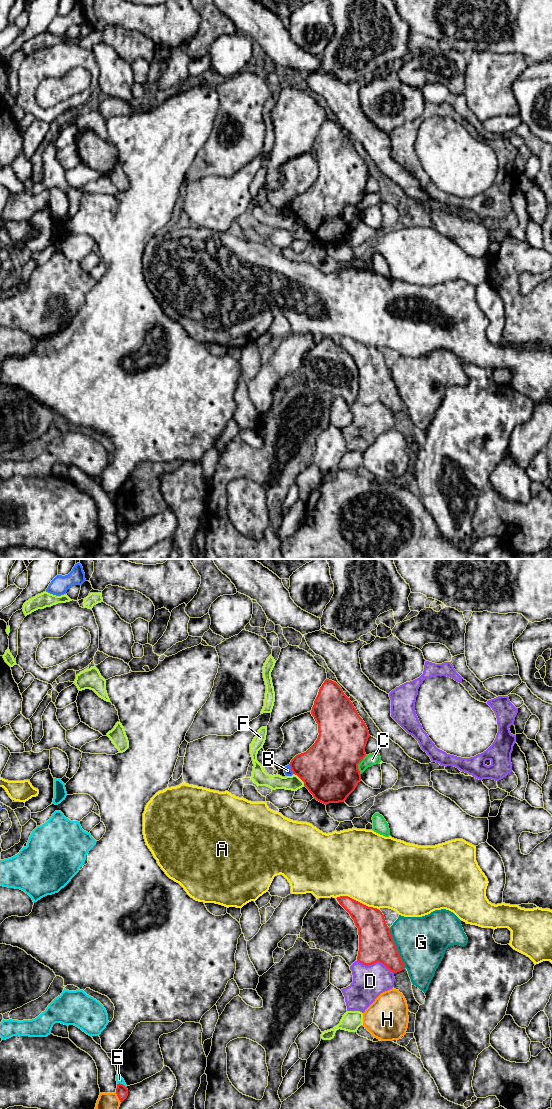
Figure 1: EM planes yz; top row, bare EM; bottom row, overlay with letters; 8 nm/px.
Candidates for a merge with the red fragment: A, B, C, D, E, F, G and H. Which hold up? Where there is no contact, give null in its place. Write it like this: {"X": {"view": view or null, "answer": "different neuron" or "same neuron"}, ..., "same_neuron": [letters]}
{"A": {"view": "yz", "answer": "different neuron"}, "B": {"view": "yz", "answer": "different neuron"}, "C": {"view": "yz", "answer": "different neuron"}, "D": {"view": "yz", "answer": "different neuron"}, "E": {"view": "yz", "answer": "different neuron"}, "F": {"view": "yz", "answer": "different neuron"}, "G": {"view": "yz", "answer": "different neuron"}, "H": {"view": "yz", "answer": "different neuron"}, "same_neuron": []}

